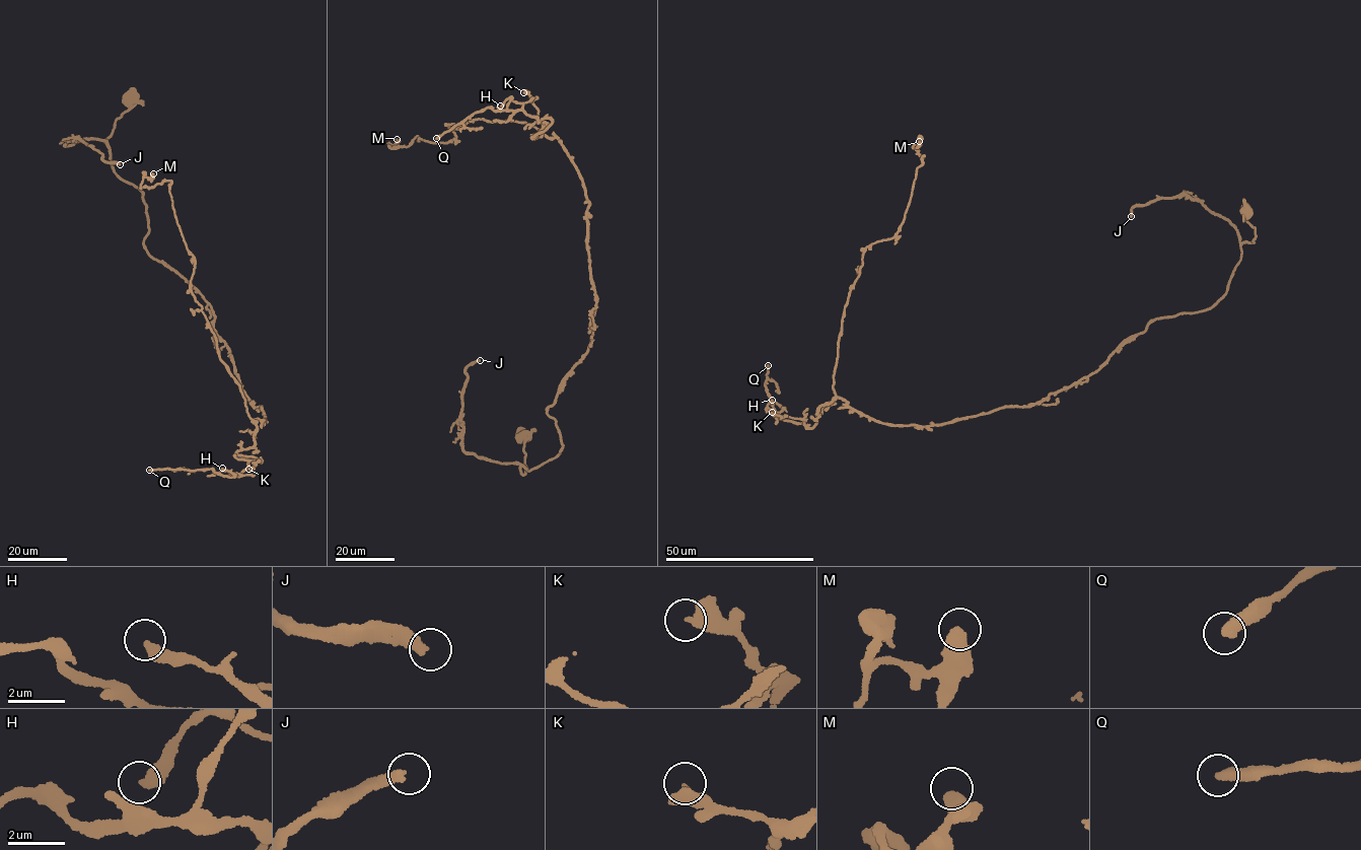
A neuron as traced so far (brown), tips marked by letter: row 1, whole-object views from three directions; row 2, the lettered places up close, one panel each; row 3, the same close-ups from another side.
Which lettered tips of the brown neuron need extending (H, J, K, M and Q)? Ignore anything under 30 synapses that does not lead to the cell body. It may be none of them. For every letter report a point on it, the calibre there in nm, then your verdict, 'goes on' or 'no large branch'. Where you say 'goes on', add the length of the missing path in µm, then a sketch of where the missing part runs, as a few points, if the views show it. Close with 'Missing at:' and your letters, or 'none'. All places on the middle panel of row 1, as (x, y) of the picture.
H: (500, 105) | 440 nm | no large branch
J: (480, 360) | 320 nm | goes on | 30 µm | (480, 360), (509, 348), (519, 332), (517, 331), (530, 339)
K: (523, 92) | 480 nm | no large branch
M: (397, 139) | 500 nm | no large branch
Q: (436, 138) | 400 nm | goes on | 40 µm | (436, 138), (424, 147), (413, 165), (416, 184), (413, 194), (419, 201), (400, 198)
Missing at: J, Q

